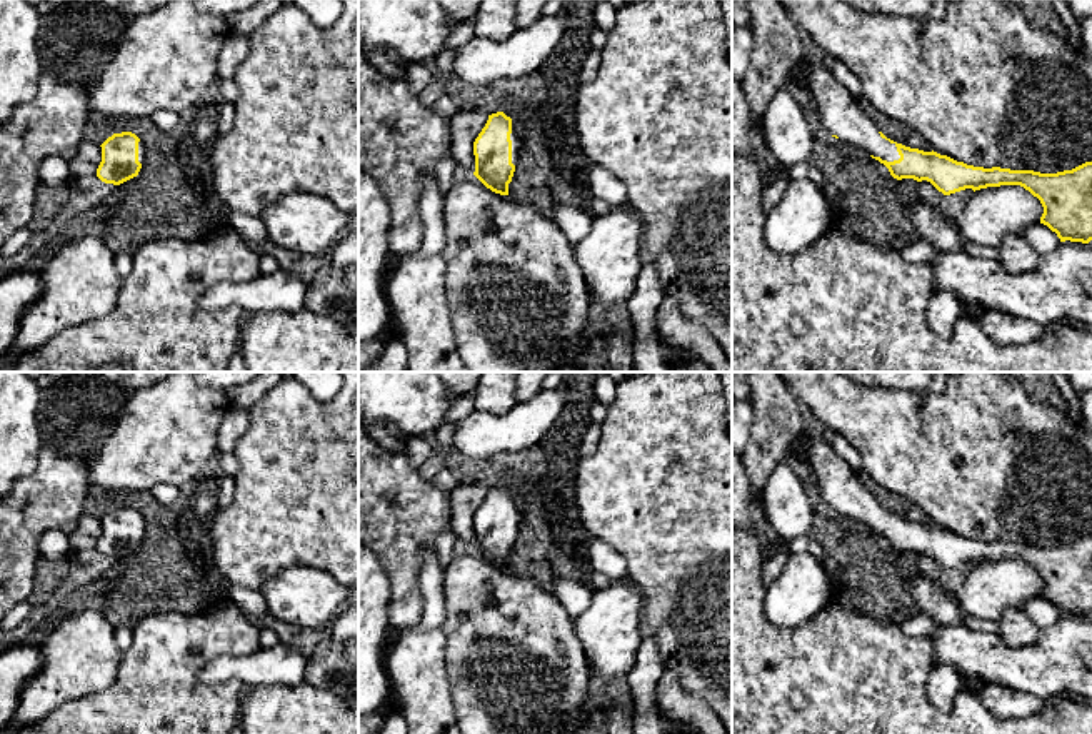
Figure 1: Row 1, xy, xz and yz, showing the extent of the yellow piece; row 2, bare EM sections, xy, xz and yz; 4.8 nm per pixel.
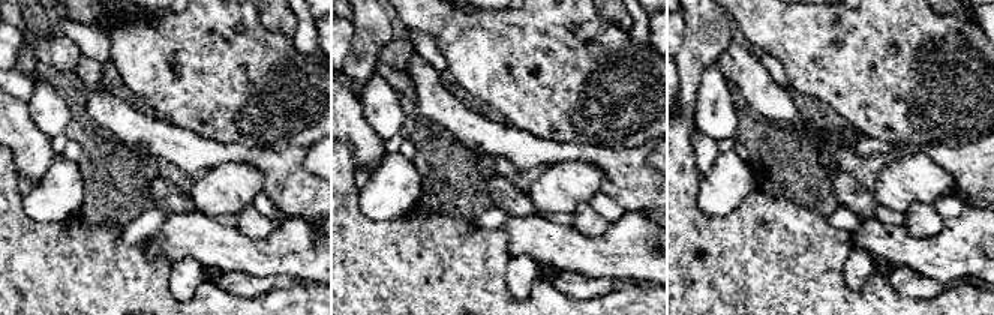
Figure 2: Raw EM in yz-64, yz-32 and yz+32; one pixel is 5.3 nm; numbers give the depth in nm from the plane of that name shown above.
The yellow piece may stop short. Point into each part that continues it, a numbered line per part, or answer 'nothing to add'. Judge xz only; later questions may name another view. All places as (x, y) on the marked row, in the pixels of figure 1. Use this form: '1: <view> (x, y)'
1: xz (515, 137)

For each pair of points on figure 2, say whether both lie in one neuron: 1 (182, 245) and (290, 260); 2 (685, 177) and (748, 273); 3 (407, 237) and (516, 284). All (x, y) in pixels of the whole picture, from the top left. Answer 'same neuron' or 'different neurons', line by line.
1: same neuron
2: same neuron
3: different neurons

